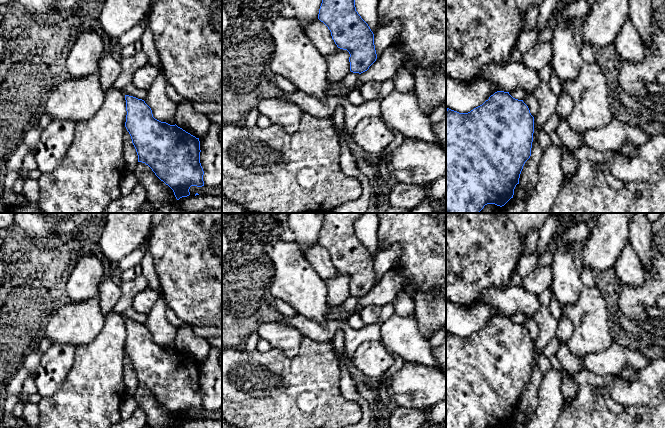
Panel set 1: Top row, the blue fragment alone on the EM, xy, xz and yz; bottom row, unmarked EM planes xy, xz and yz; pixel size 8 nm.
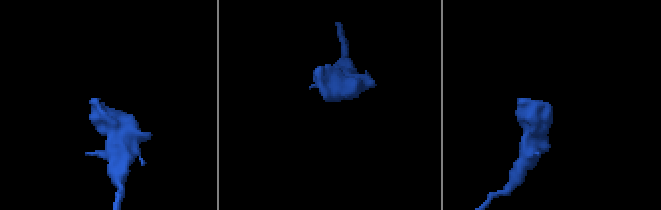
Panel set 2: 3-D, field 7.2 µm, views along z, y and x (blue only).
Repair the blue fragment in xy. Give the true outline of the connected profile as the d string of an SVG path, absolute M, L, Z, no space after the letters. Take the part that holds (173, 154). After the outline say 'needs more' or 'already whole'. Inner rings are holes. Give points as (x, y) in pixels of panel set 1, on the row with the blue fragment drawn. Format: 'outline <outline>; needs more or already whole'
outline M125 95L126 122L138 162L148 165L168 185L177 200L190 195L191 186L204 186L200 141L182 128L153 117L144 100Z; already whole

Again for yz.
outline M497 91L468 113L446 110L446 213L480 213L487 204L504 206L514 195L525 162L531 156L534 117L523 100Z; already whole

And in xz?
outline M322 0L318 19L328 27L337 47L349 52L351 72L361 74L376 61L374 34L356 11L355 0Z; already whole

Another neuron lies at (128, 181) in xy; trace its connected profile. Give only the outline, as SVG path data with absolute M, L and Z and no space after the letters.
M124 171L120 180L120 192L121 196L129 195L138 183L138 179L134 172Z

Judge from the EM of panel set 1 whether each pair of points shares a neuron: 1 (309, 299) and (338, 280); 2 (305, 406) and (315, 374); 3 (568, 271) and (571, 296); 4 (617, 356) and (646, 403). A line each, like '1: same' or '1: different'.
1: different
2: same
3: same
4: different

